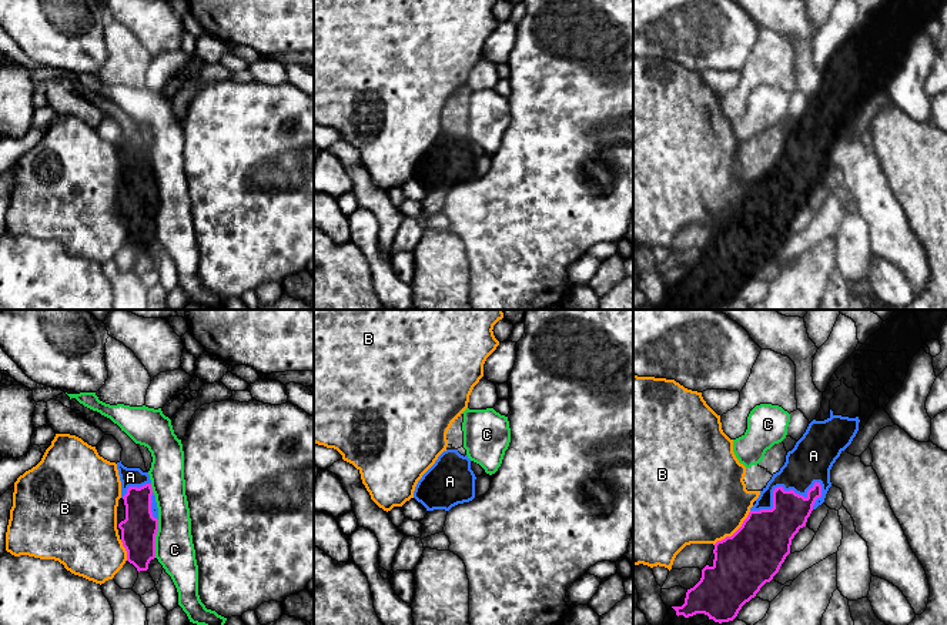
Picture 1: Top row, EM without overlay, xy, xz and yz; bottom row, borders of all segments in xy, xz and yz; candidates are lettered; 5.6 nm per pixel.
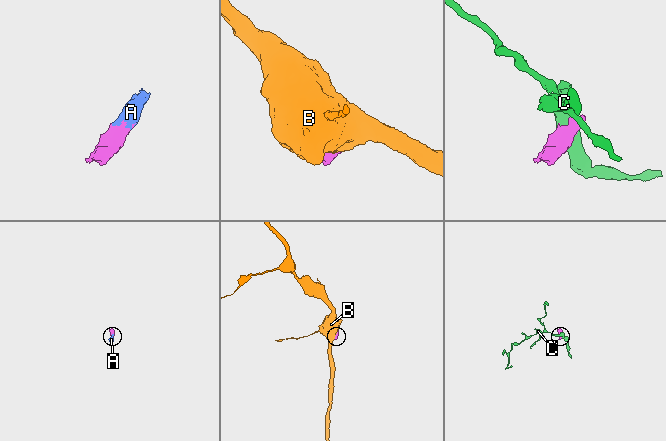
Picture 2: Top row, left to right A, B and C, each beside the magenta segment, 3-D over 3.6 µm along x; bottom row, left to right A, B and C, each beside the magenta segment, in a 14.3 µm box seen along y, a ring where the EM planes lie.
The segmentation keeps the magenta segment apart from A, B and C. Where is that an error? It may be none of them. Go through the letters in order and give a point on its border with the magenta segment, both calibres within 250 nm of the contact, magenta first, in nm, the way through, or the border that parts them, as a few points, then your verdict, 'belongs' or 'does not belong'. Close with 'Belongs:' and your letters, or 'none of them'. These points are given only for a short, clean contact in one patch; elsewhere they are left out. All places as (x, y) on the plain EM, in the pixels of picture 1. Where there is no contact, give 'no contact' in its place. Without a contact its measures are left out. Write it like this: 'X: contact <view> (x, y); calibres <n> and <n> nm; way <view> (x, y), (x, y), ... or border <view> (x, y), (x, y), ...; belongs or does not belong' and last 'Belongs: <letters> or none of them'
A: contact yz (780, 167); calibres 240 and 240 nm; way yz (772, 210), (780, 191), (780, 167), (812, 139); belongs
B: contact yz (735, 213); calibres 340 and 480 nm; does not belong
C: contact xy (154, 219); calibres 200 and 220 nm; border xy (159, 200), (154, 237); does not belong
Belongs: A

